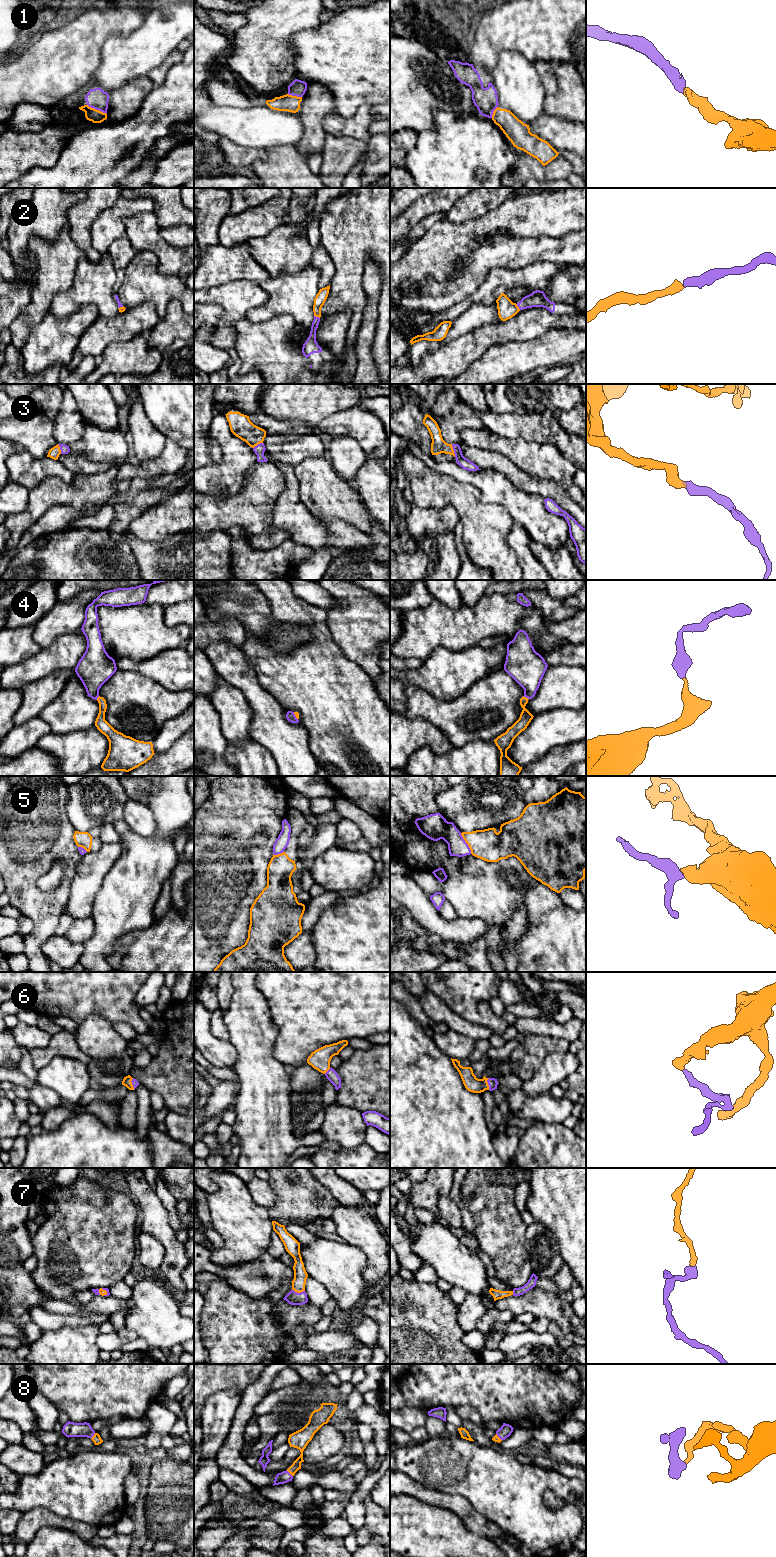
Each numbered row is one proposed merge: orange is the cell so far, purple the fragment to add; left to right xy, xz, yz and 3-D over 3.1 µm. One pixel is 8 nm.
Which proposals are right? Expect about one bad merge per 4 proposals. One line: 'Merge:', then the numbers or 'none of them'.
Merge: 1, 2, 3, 4, 6, 7, 8

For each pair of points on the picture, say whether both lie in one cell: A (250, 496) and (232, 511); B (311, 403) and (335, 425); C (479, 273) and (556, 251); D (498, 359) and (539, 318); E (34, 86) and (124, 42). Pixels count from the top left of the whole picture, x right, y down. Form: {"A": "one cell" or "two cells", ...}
{"A": "one cell", "B": "two cells", "C": "one cell", "D": "two cells", "E": "two cells"}

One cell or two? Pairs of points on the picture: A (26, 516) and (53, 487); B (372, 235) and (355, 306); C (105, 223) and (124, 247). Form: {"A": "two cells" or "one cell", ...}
{"A": "one cell", "B": "one cell", "C": "two cells"}

